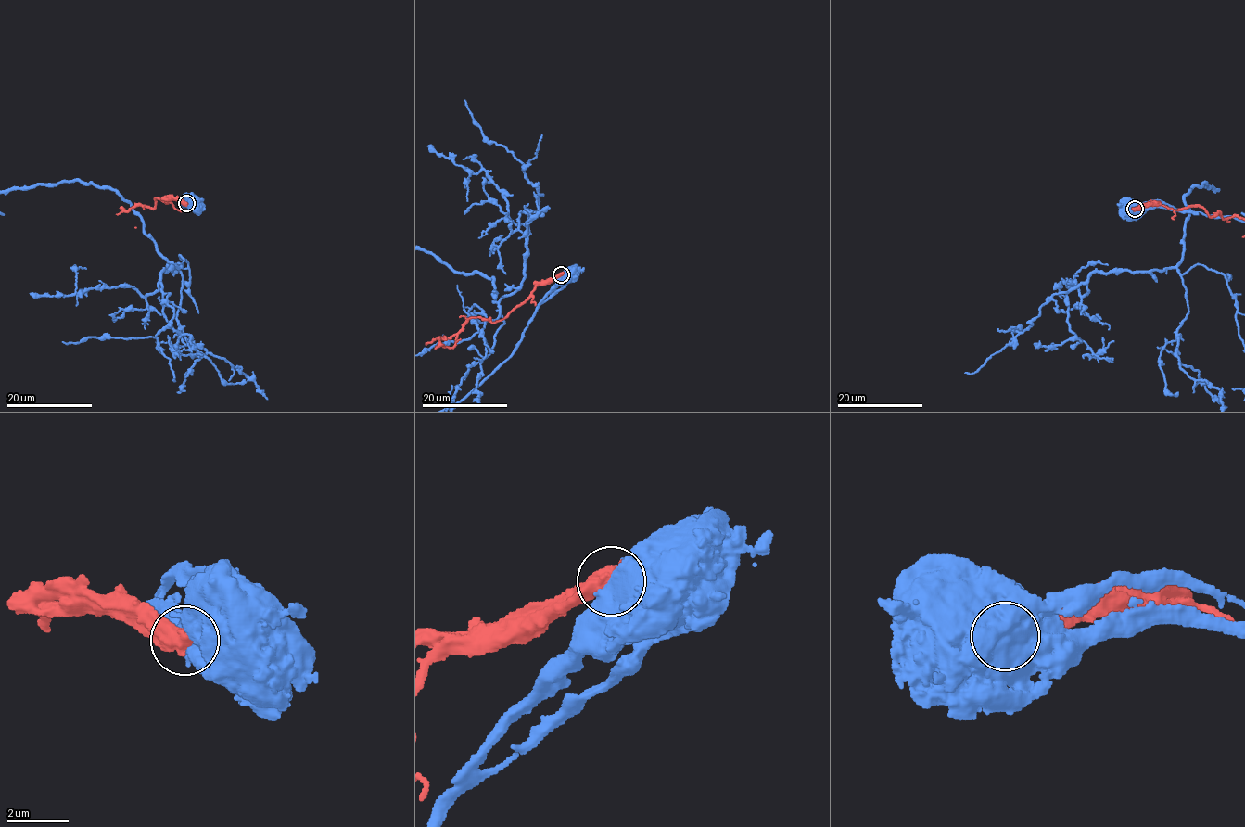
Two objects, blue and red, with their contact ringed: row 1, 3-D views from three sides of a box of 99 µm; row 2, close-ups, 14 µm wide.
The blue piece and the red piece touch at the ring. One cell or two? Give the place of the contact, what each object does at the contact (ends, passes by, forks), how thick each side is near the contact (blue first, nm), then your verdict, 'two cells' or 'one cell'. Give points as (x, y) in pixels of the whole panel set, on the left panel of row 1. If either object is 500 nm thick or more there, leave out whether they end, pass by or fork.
place (186, 203); calibres 900 and 650 nm; two cells

